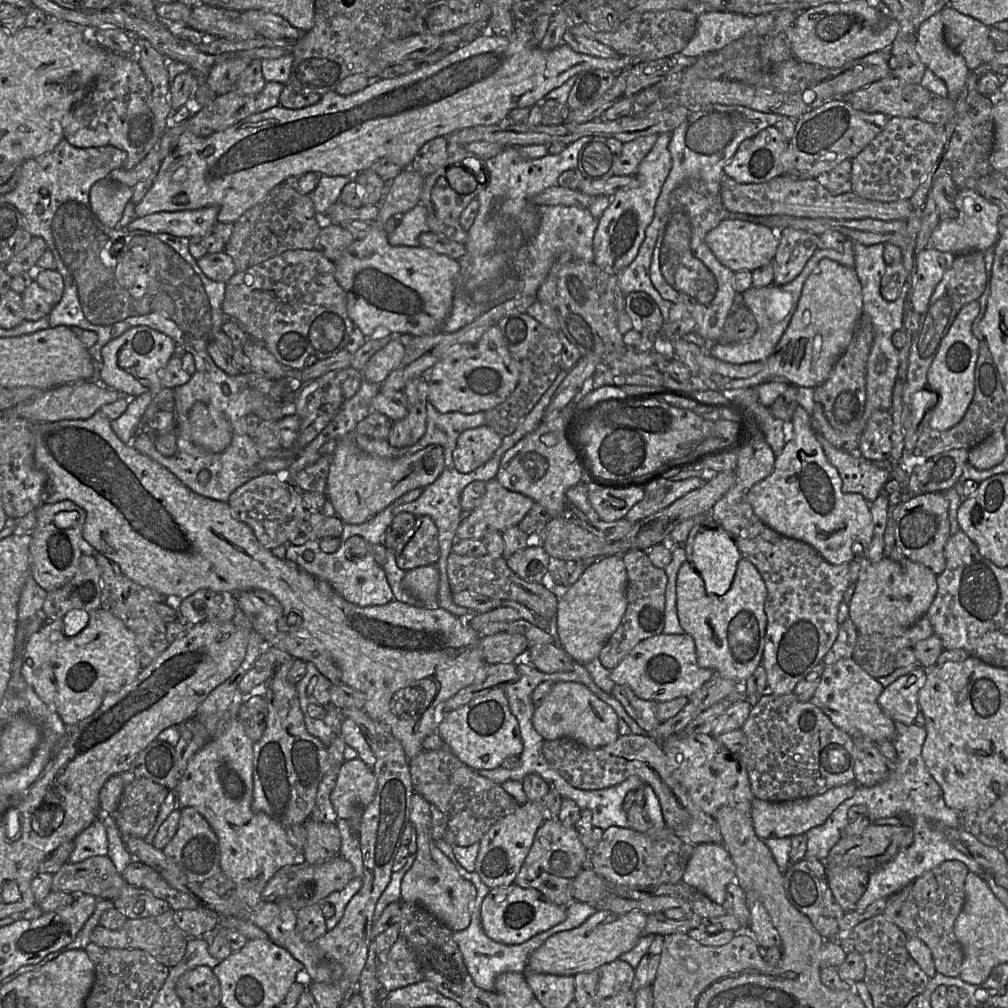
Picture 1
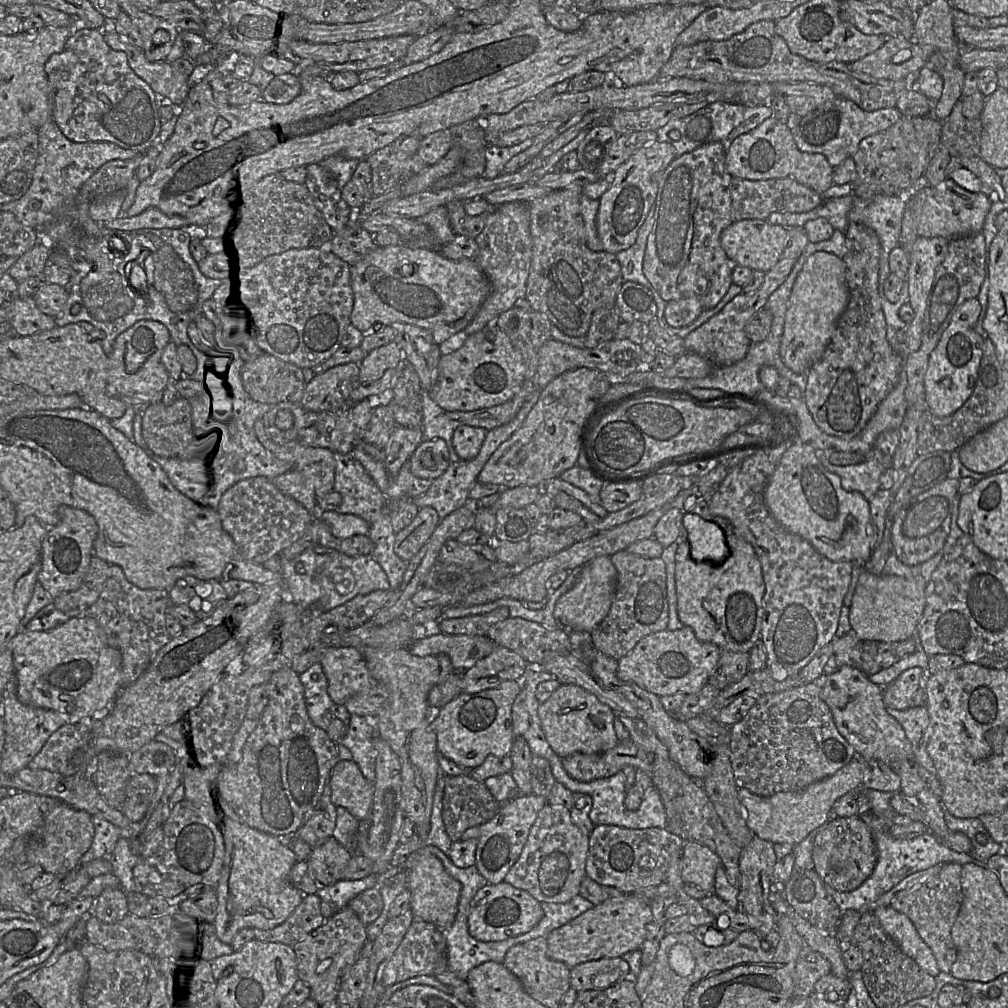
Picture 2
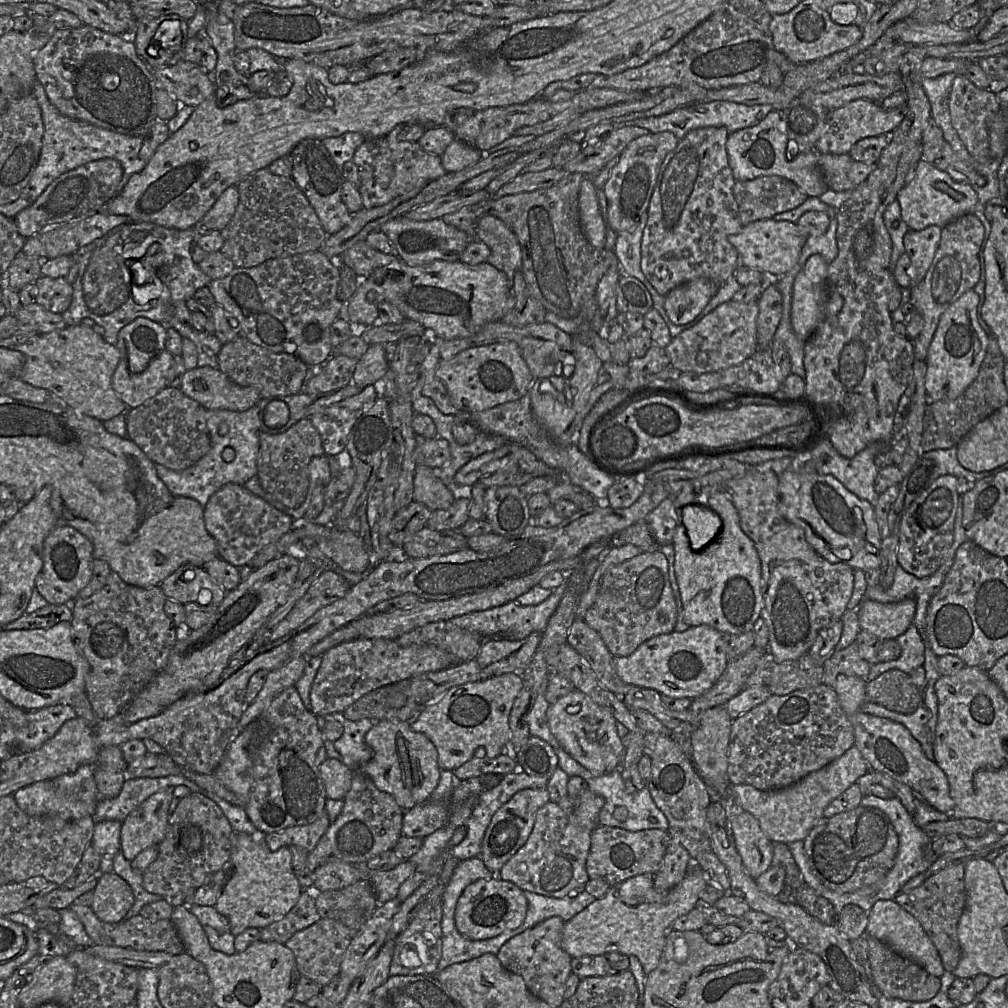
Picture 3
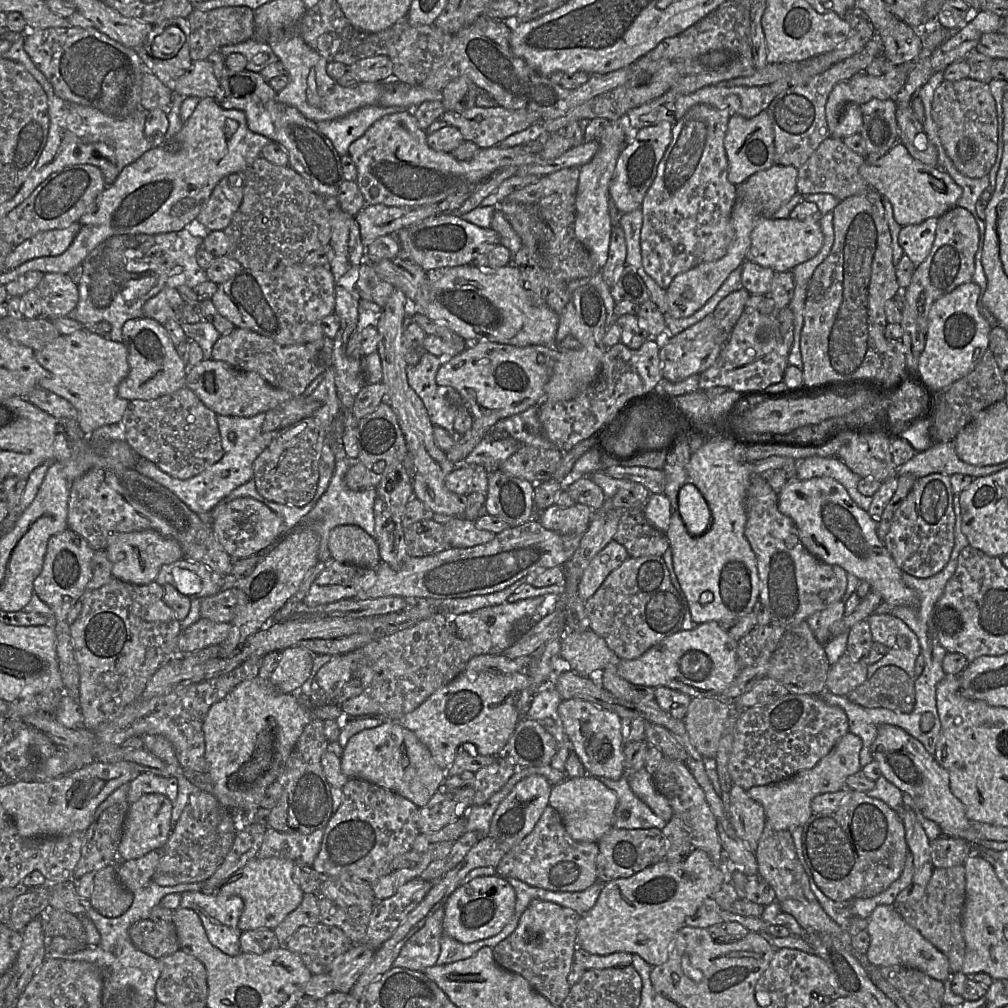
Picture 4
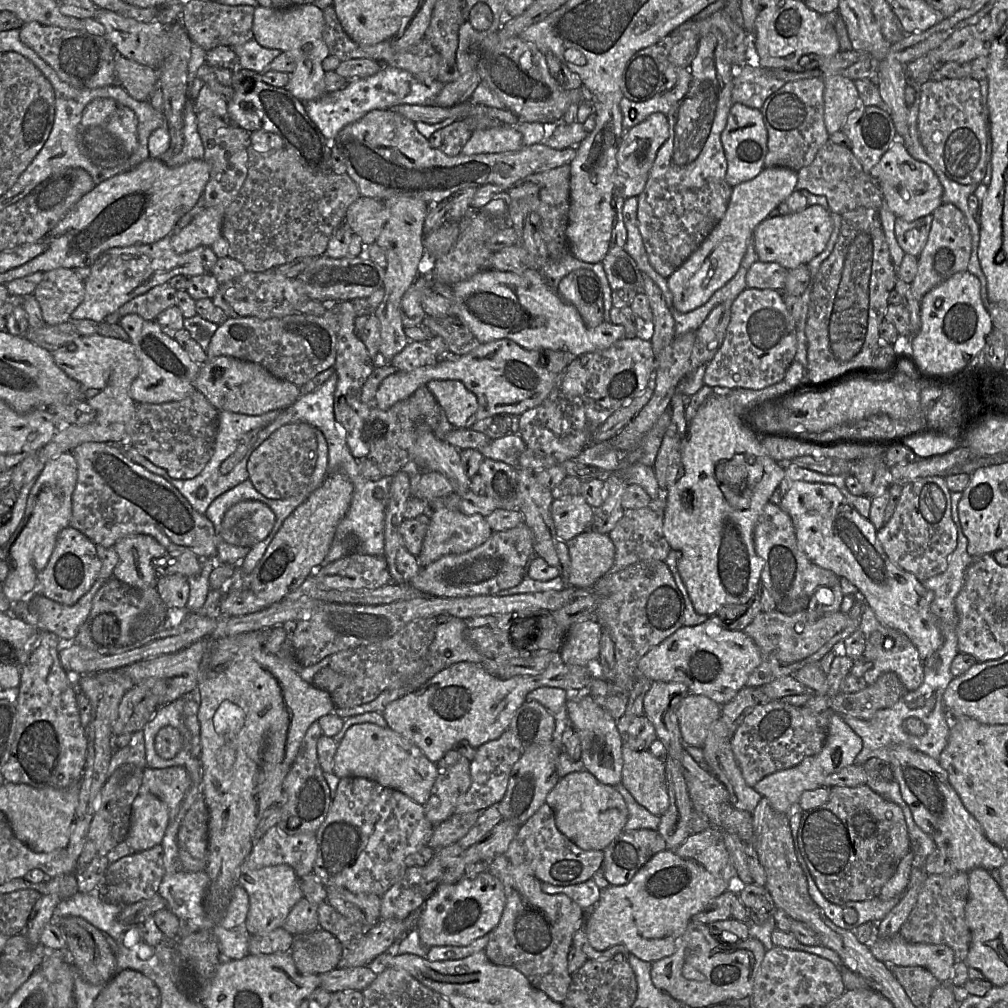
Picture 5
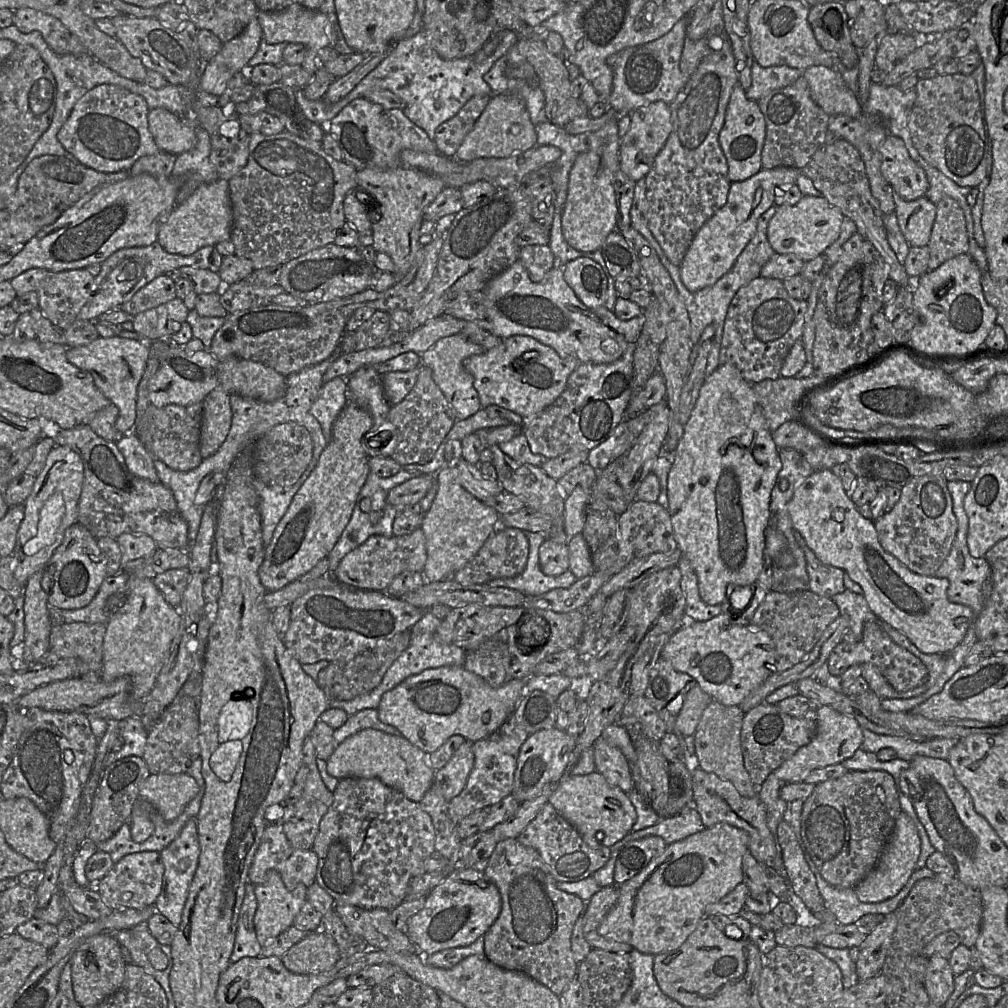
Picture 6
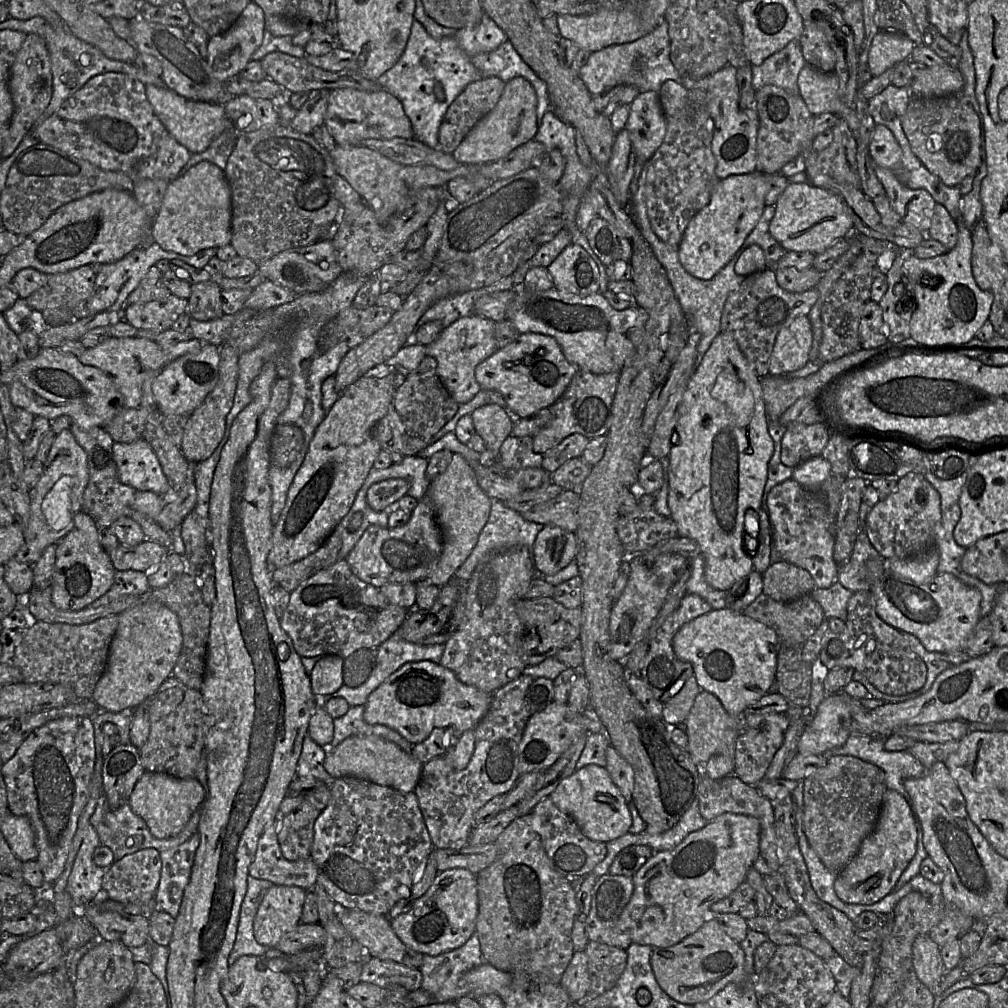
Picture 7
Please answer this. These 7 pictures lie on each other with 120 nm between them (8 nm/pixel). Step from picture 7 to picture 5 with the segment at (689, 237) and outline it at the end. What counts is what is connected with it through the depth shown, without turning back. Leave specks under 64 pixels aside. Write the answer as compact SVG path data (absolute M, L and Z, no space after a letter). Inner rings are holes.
M770 167L764 168L755 178L732 187L731 198L722 219L667 279L675 310L686 313L702 306L736 274L754 229L796 190L797 181L797 171L787 167Z

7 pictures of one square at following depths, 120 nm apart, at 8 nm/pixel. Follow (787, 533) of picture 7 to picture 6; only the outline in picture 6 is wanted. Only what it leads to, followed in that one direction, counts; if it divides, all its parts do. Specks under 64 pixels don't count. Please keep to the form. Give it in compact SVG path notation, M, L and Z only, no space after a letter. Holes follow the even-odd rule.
M795 530L794 537L805 555L808 589L830 599L832 596L842 593L846 589L843 583L844 571L838 567L822 563Z

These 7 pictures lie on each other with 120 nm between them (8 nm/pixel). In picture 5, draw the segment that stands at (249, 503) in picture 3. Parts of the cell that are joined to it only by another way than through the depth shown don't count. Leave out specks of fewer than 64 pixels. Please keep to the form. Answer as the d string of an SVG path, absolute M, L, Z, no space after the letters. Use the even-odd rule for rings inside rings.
M242 501L225 513L219 537L225 542L247 548L264 540L275 524L272 510L260 501Z

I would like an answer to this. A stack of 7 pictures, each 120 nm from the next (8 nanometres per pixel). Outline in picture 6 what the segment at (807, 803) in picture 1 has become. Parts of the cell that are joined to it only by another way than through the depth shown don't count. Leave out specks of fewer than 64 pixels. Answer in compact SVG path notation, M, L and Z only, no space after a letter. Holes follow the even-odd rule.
M817 705L815 720L817 729L812 741L799 748L772 772L783 783L805 782L806 777L814 769L842 764L844 760L851 758L861 748L862 727L853 716L839 712L828 705Z

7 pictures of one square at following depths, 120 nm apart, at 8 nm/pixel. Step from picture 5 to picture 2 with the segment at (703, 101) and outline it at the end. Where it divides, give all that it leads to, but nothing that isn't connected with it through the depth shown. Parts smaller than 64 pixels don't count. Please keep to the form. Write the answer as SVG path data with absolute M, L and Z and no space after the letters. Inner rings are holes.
M716 141L705 144L691 152L684 153L681 156L676 157L665 169L659 180L655 201L654 224L647 239L647 246L643 260L643 273L653 287L658 291L662 299L666 302L678 300L684 297L695 296L699 299L703 310L712 309L721 301L733 283L732 272L737 266L737 263L726 255L720 243L720 234L722 230L733 222L730 195L730 182L732 180L732 176L726 171L725 156L725 150L720 142Z

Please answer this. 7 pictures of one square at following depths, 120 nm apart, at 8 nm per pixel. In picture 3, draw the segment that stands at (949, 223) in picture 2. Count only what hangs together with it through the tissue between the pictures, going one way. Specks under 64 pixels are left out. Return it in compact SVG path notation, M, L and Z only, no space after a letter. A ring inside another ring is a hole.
M921 159L909 181L897 193L901 218L909 229L920 231L928 226L944 227L961 215L972 213L978 201L977 193L969 184L955 182L948 173Z

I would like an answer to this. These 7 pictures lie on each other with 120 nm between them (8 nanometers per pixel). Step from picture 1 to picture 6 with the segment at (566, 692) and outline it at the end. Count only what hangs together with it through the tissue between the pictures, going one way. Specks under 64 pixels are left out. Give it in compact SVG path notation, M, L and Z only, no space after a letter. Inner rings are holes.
M601 737L595 741L592 748L596 770L604 776L608 783L618 786L626 793L635 789L631 765L619 748L610 745Z

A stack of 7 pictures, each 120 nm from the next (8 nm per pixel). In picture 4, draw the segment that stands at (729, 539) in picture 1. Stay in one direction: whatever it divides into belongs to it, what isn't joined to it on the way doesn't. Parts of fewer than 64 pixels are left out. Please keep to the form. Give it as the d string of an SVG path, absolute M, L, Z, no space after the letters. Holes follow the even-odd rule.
M692 483L684 484L678 493L679 514L692 536L703 535L711 524L711 511L702 494Z

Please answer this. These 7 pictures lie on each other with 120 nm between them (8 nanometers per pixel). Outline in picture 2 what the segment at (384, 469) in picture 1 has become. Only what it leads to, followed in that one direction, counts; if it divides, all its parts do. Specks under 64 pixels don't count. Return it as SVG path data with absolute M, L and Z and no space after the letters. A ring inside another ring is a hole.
M437 438L422 441L410 456L410 472L417 478L435 480L449 466L450 454L446 442Z

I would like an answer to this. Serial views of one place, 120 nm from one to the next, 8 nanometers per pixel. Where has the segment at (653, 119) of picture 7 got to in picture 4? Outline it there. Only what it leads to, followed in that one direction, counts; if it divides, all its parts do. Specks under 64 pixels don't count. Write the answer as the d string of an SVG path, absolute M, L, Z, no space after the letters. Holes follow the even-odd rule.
M662 121L638 131L629 131L628 139L619 154L609 184L610 197L621 214L641 208L643 199L655 179L658 164L671 142L671 130L672 125Z

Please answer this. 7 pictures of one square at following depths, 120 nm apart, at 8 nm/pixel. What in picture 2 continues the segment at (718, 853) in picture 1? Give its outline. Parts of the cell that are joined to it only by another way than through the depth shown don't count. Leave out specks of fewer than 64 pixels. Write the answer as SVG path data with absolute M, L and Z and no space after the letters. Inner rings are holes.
M685 841L681 858L681 876L685 884L693 884L715 894L715 872L720 865L720 857L709 847Z

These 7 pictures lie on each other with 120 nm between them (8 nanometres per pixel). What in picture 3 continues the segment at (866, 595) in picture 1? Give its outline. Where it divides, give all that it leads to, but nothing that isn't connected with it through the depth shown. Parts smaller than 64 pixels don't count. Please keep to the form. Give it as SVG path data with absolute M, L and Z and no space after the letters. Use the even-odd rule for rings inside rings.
M863 598L857 608L860 629L879 640L896 639L911 625L916 612L916 601L906 598L894 603L881 603Z

